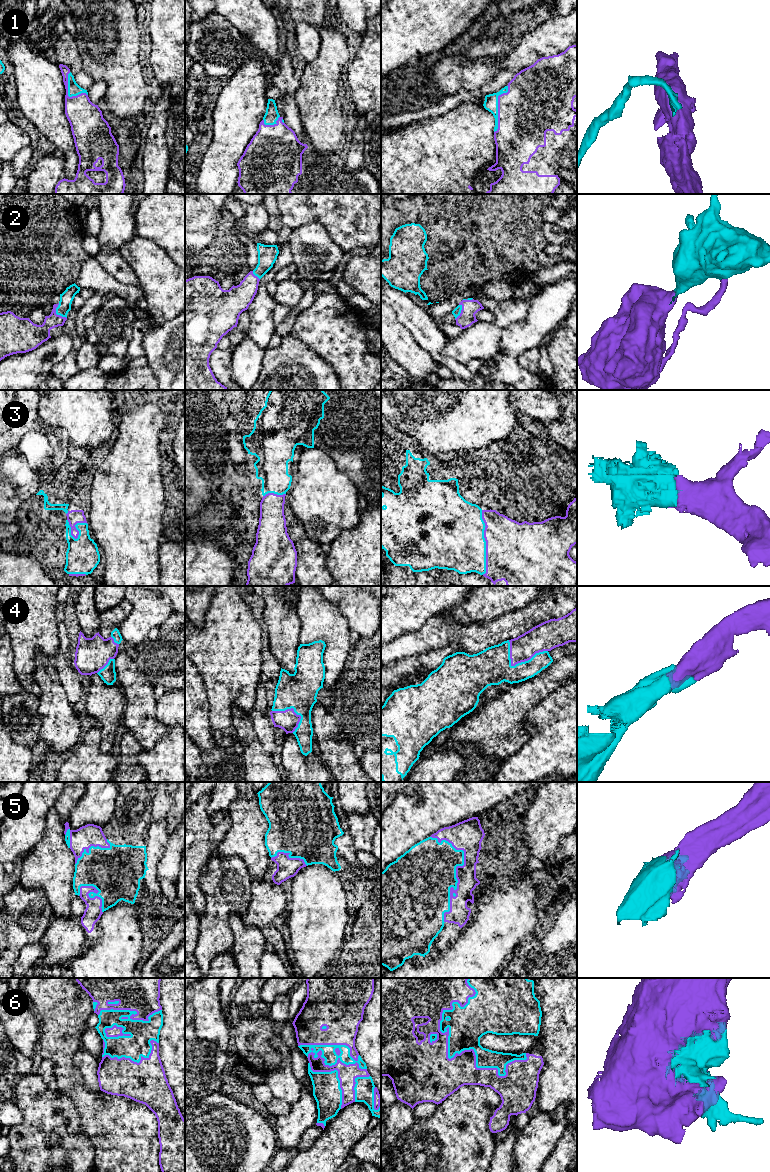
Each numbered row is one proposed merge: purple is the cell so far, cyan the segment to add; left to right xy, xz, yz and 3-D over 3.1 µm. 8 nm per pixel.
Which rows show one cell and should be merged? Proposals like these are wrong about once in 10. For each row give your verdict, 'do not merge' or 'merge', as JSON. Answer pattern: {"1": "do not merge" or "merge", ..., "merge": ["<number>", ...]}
{"1": "merge", "2": "merge", "3": "merge", "4": "merge", "5": "merge", "6": "merge", "merge": ["1", "2", "3", "4", "5", "6"]}

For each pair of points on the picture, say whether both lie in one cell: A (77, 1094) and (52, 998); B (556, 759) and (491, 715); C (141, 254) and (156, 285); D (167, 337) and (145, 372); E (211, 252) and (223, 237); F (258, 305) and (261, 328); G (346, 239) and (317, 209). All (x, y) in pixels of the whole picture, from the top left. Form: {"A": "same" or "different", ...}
{"A": "same", "B": "different", "C": "same", "D": "different", "E": "same", "F": "same", "G": "same"}

